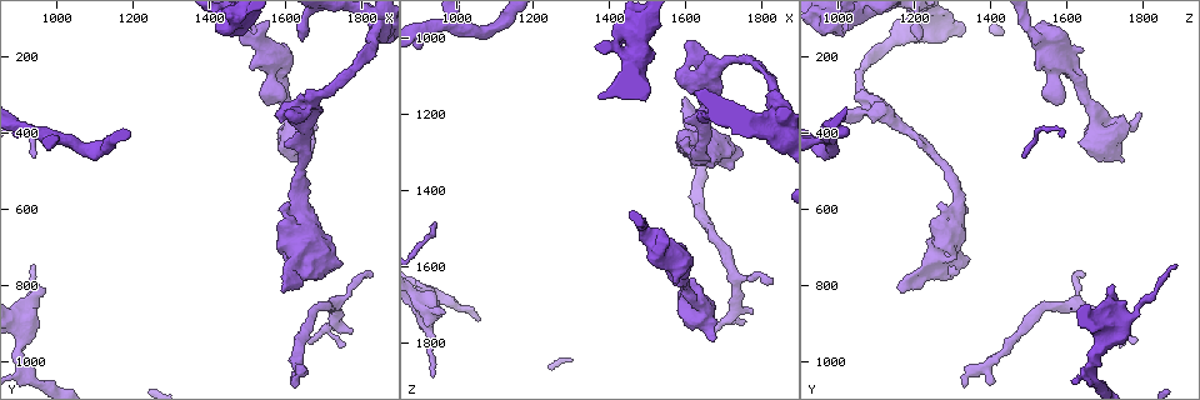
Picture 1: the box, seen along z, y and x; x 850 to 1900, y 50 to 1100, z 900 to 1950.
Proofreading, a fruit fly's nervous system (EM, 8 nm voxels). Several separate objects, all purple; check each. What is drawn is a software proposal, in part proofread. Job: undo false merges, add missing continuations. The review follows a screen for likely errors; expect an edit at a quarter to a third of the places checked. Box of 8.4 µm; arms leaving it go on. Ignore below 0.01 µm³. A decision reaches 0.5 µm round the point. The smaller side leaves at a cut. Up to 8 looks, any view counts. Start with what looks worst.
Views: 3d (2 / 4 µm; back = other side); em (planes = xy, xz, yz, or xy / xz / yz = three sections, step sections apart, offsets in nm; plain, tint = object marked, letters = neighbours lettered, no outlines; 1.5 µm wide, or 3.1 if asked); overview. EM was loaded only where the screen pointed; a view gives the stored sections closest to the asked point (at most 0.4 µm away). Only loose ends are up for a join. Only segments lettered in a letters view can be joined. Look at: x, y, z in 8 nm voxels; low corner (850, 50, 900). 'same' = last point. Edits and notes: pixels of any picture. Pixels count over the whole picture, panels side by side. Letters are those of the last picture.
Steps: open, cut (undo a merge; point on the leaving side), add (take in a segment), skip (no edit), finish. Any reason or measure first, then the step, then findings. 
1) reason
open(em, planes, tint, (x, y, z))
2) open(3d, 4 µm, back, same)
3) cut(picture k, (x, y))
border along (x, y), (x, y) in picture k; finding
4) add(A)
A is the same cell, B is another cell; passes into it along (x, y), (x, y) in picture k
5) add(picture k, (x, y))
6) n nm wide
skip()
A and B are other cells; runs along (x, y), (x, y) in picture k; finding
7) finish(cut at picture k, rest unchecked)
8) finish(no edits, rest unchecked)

branch stops here
open(3d, 2 µm, (1670, 345, 1795))

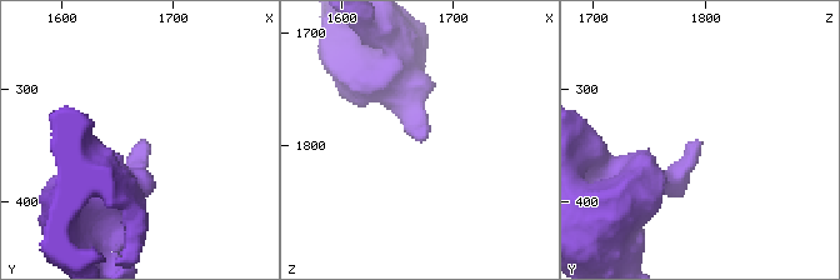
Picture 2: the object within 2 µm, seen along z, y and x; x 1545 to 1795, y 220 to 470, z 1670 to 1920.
shape alone is not enough
open(em, xz, step 4, tint, (1668, 346, 1796))

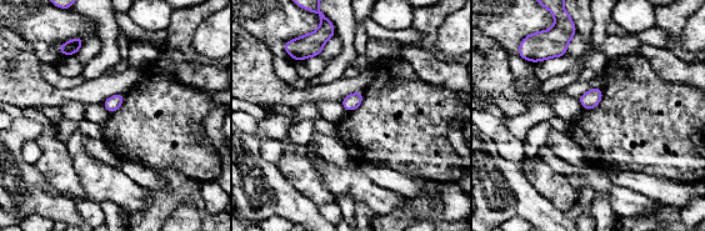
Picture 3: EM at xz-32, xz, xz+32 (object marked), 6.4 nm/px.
open(em, planes, letters, same)

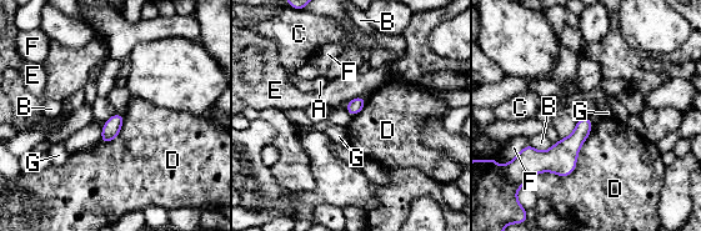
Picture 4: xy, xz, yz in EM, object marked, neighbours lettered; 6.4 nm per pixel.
skip()
A, B, C, D, E, F and G are other cells; border along (592, 126), (570, 174), (531, 177) in picture 4; none of them fits

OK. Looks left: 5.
an open end
open(3d, 2 µm, (1615, 580, 1265))

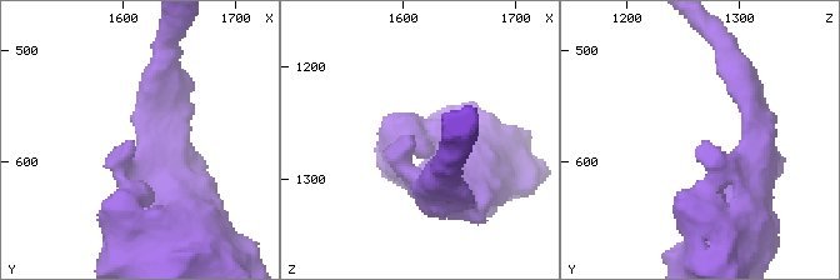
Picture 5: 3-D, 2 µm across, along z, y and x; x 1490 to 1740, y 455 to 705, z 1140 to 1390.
open(em, planes, letters, (1608, 588, 1264))

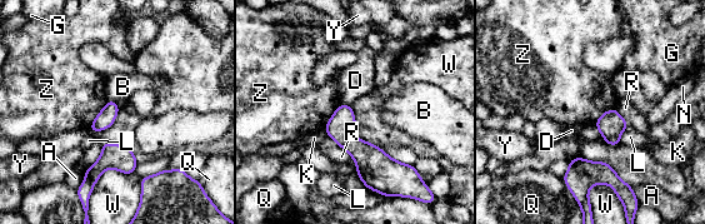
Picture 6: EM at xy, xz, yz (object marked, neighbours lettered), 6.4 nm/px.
W touches over 300 nm
skip()
A, B, D, G, K, L, N, Q, R, W, Y and Z are other cells; none of them fits

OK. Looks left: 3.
an open end
open(3d, 2 µm, (1755, 965, 1750))

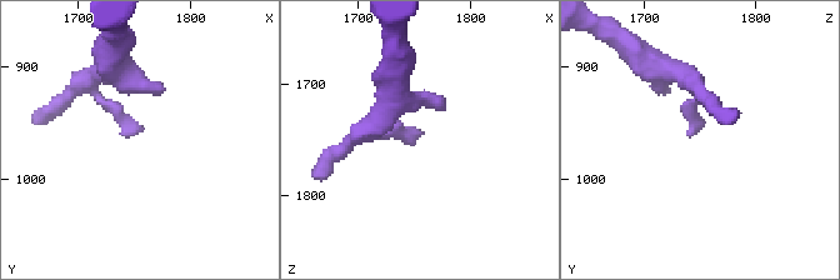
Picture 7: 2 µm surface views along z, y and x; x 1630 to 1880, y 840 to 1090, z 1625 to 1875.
now the EM
open(em, planes, tint, (1752, 958, 1750))

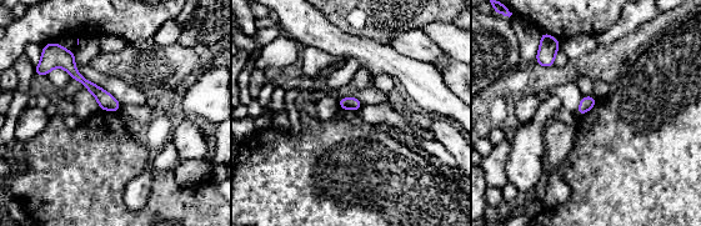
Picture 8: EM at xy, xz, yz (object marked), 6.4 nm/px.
open(em, planes, letters, same)

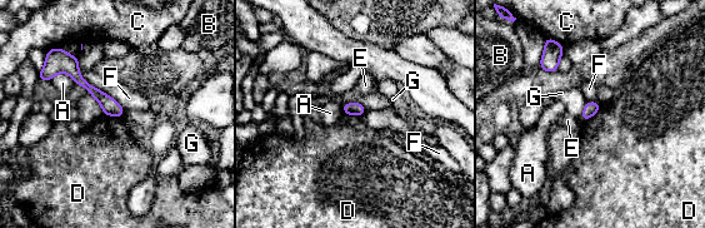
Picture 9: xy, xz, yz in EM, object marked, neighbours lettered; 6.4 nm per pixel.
skip()
A, B, C, D, E, F and G are other cells; none of them fits

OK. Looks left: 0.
finish(no edits, rest unchecked)

